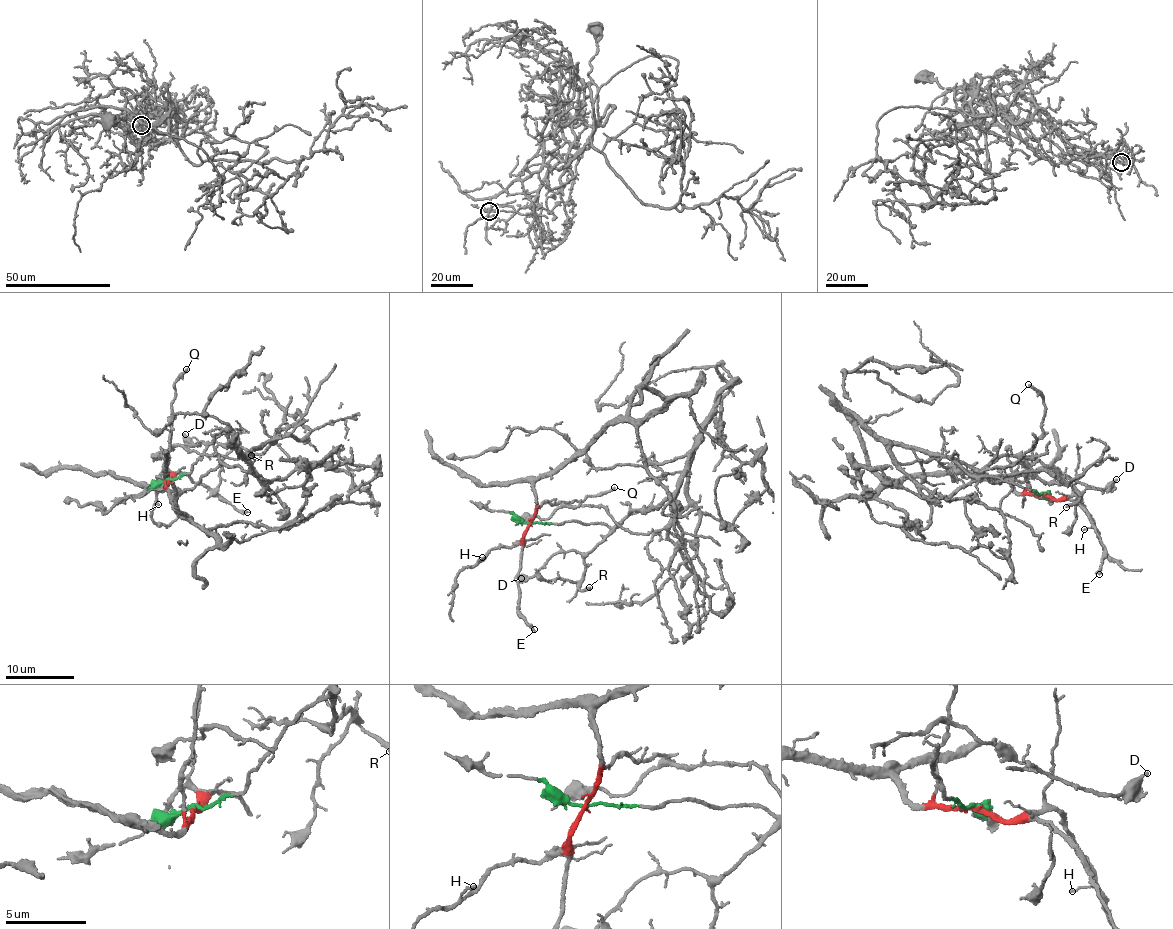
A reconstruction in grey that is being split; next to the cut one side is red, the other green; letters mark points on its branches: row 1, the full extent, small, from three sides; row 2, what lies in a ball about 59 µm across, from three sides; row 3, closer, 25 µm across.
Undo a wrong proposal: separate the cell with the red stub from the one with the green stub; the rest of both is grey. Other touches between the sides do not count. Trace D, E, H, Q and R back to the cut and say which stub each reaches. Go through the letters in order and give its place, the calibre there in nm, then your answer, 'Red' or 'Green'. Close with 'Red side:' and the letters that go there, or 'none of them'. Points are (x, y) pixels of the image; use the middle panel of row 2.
D: Place: (521, 578). Thickness 360 nm. Green
E: Place: (534, 629). Thickness 240 nm. Red
H: Place: (482, 557). Thickness 130 nm. Red
Q: Place: (614, 487). Thickness 200 nm. Red
R: Place: (589, 587). Thickness 280 nm. Green
Red side: E, H, Q

